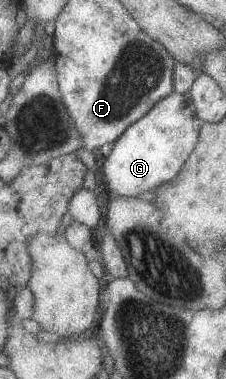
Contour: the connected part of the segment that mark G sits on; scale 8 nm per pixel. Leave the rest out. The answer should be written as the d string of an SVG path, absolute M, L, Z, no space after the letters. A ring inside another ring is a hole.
M173 92L160 99L114 142L114 149L104 163L109 203L112 195L138 198L145 191L175 179L184 161L196 148L202 125L188 95Z

